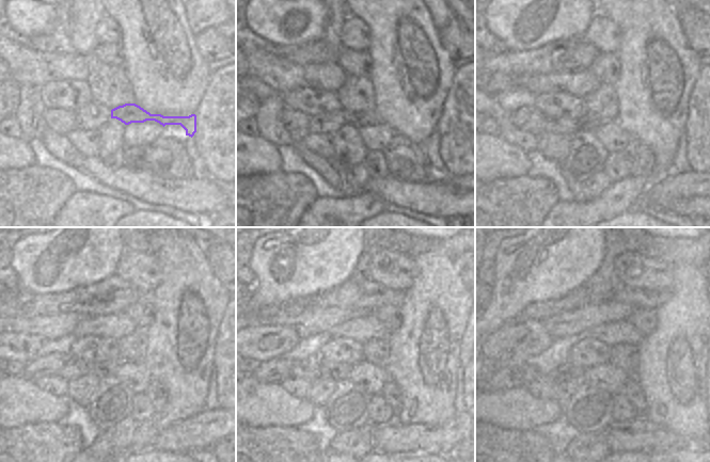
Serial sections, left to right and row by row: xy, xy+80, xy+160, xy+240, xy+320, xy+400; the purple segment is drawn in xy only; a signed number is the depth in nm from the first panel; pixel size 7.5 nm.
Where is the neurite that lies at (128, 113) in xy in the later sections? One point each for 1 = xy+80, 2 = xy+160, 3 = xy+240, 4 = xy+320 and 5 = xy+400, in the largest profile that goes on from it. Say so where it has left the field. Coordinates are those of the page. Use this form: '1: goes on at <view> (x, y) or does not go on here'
1: goes on at xy+80 (364, 117)
2: goes on at xy+160 (589, 122)
3: goes on at xy+240 (109, 367)
4: goes on at xy+320 (335, 370)
5: goes on at xy+400 (571, 377)

